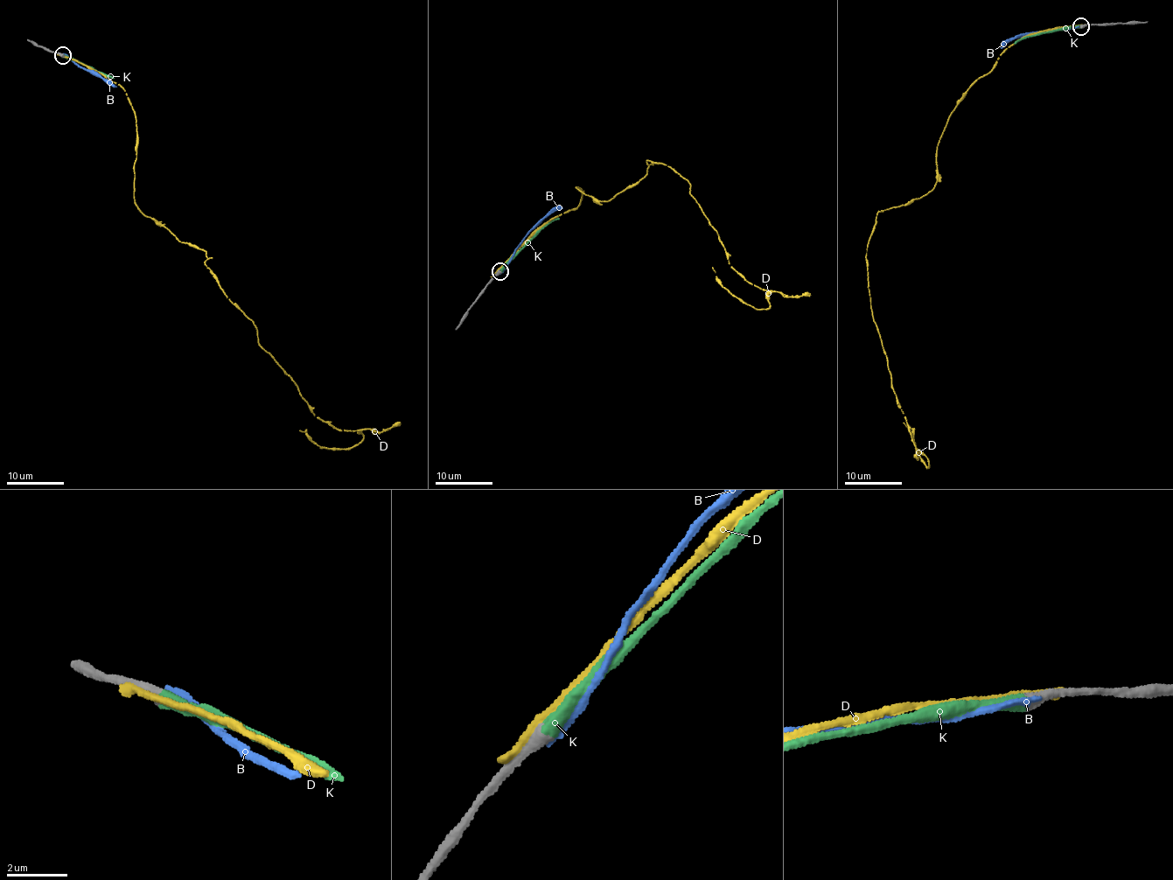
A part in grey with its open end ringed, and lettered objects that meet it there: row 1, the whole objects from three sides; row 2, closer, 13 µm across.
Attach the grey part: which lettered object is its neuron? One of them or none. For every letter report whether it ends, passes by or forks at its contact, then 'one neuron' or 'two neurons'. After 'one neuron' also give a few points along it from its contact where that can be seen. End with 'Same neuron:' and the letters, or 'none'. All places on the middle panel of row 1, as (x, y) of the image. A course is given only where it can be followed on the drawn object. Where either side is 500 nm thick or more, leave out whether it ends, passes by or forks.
B: it ends there; two neurons
D: two neurons
K: it ends there; one neuron; it runs (499, 271), (549, 223), (559, 219)
Same neuron: K

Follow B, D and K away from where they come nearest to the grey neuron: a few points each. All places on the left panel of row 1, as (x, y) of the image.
B: (64, 53), (73, 63), (117, 87)
D: (59, 54), (119, 84), (134, 110), (136, 206), (203, 249), (313, 415), (363, 439), (325, 449), (299, 431)
K: (62, 55), (115, 78)

